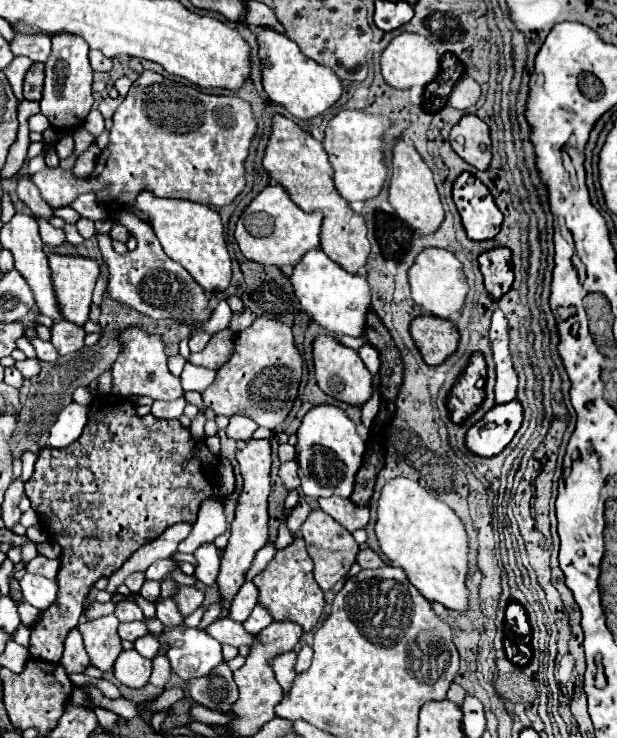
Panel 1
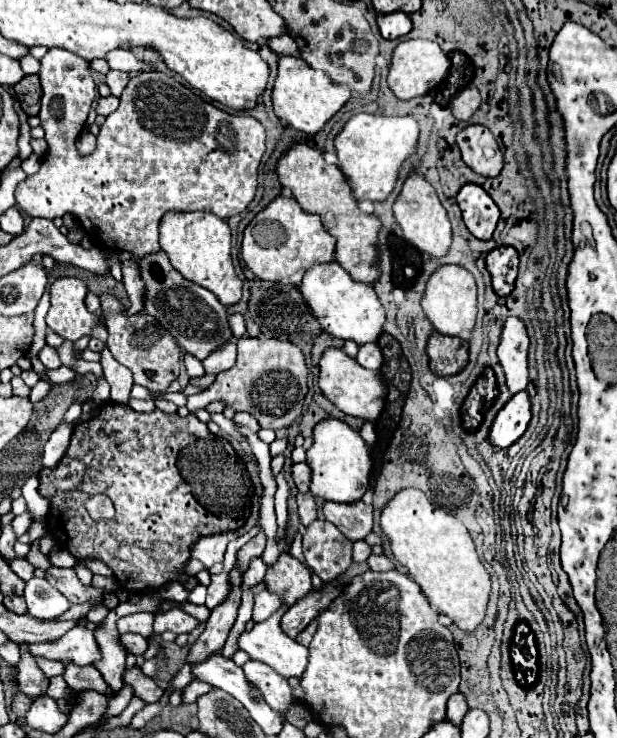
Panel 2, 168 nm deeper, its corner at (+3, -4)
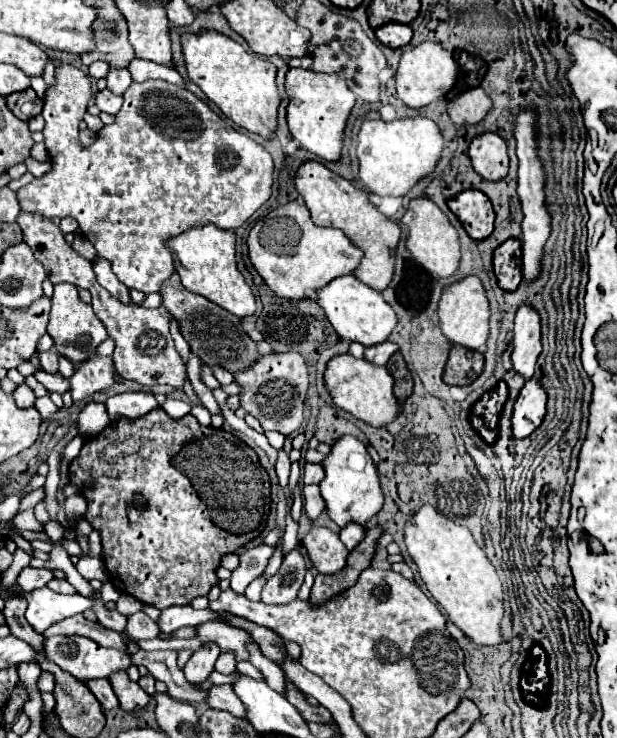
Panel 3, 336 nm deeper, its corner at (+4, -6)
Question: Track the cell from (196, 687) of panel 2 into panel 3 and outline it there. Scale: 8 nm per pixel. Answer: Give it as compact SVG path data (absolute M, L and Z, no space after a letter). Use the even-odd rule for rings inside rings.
M214 685L212 689L208 689L206 699L212 709L226 709L236 717L244 717L244 705L240 705L240 699L236 697L236 693L232 693L230 685Z

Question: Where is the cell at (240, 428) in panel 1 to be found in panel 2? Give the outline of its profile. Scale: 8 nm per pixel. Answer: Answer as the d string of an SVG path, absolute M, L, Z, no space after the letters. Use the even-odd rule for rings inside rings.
M235 413L235 417L233 417L239 425L245 425L245 427L249 427L251 431L259 431L261 427L259 427L259 423L257 423L257 419L253 417L253 415L249 415L249 413Z

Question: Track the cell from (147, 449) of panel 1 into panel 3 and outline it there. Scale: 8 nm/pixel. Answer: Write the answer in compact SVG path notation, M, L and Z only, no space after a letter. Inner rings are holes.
M162 407L152 409L148 415L144 415L142 419L136 419L136 421L126 419L126 417L120 417L118 421L114 421L112 425L108 425L100 435L90 437L84 443L80 455L76 459L72 459L70 461L70 467L68 467L70 485L78 485L80 487L80 495L88 501L88 509L84 513L84 519L88 523L92 523L92 527L96 531L100 531L104 565L108 569L108 575L110 575L112 585L120 593L134 593L134 597L138 601L150 603L150 605L154 605L158 609L166 609L166 607L172 607L172 605L188 605L194 597L208 595L210 587L218 581L216 575L214 575L214 571L220 565L220 555L222 553L234 553L238 547L242 547L244 543L248 543L250 539L254 539L258 535L260 527L264 525L266 513L268 513L268 507L270 507L270 479L268 479L268 473L258 463L256 453L244 441L240 441L236 435L232 435L232 433L228 433L224 429L202 427L202 439L200 439L198 429L200 429L200 423L196 421L196 417L186 415L182 419L172 419Z

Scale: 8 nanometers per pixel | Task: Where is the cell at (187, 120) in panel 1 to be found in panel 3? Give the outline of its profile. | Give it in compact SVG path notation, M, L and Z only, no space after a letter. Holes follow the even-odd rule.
M60 63L54 73L54 83L46 89L42 109L46 121L42 133L52 169L18 189L16 197L24 213L40 213L48 219L76 219L80 231L96 247L98 255L112 263L116 277L126 287L152 293L174 273L172 255L164 247L166 239L204 223L214 223L220 229L236 229L268 201L272 189L270 153L246 133L220 119L188 89L160 79L132 83L124 93L124 105L116 113L114 123L104 125L104 129L96 133L96 139L90 145L92 149L82 147L78 141L78 123L90 97L90 77L72 63ZM132 161L136 161L136 177L124 177L124 173L128 173L128 163Z

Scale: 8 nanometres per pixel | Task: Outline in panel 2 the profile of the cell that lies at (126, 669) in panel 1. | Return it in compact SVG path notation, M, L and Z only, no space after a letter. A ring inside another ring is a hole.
M139 667L129 669L125 673L125 683L131 683L135 687L135 695L145 703L157 703L163 697L163 689L157 687L157 683L151 677L143 675Z

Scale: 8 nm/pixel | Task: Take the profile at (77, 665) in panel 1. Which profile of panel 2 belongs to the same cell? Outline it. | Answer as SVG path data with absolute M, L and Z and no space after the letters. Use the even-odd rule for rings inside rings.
M65 663L65 673L63 673L67 685L75 691L97 691L107 695L109 687L105 683L105 679L101 677L101 673L89 665L89 667L77 667L73 663Z

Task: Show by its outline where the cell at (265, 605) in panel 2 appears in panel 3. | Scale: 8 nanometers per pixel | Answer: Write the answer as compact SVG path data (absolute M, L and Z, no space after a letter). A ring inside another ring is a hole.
M290 551L282 567L274 577L268 579L268 583L262 589L262 603L268 605L280 605L280 603L290 603L296 599L296 593L304 581L306 573L306 561L300 555L300 551Z

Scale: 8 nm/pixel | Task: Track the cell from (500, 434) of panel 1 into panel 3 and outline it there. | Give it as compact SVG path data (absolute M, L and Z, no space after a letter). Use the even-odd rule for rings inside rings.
M536 379L524 383L510 417L510 429L514 439L528 437L544 419L546 413L546 393Z

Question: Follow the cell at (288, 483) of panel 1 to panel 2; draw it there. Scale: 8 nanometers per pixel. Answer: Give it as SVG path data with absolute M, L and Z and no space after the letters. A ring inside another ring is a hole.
M295 463L293 465L293 481L301 493L309 491L309 477L311 477L311 471L309 471L307 463Z

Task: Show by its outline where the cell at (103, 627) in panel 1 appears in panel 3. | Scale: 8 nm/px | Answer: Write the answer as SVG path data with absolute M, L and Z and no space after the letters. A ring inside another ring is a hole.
M126 671L112 673L108 681L112 683L112 689L114 689L122 709L134 711L134 709L142 709L148 705L148 693L138 683L132 683L130 677L126 675Z

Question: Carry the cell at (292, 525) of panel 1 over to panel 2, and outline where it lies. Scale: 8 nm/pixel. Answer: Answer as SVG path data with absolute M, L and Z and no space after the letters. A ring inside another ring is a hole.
M311 493L305 495L297 495L297 503L299 503L299 517L301 523L307 527L309 523L313 523L317 519L317 505L315 505L315 497Z

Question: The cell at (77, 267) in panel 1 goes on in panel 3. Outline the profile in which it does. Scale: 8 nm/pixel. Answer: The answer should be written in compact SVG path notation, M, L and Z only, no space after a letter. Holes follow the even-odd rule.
M60 283L54 285L54 295L52 295L52 309L50 309L50 323L48 323L48 333L54 339L54 345L60 355L68 357L70 361L84 361L94 355L94 349L98 343L102 343L108 338L108 333L100 319L94 315L92 307L88 303L82 303L78 297L78 289L72 283Z

